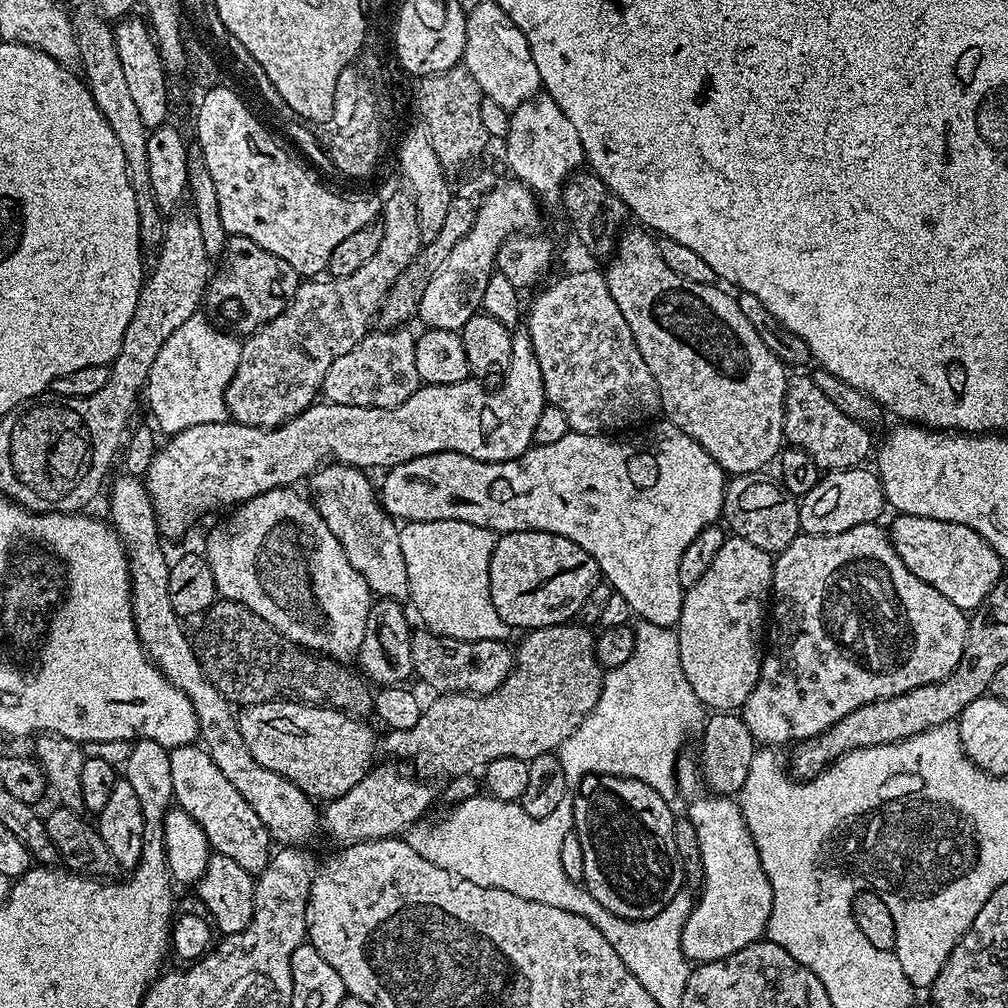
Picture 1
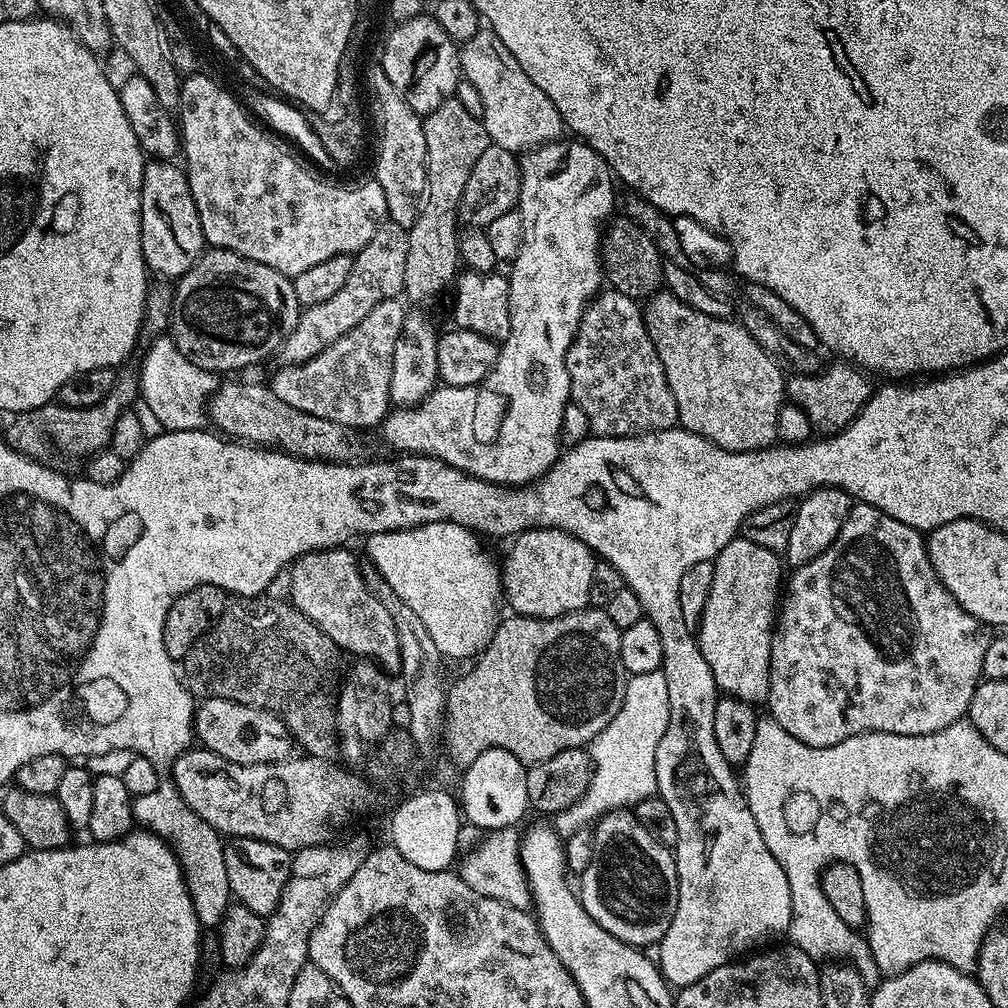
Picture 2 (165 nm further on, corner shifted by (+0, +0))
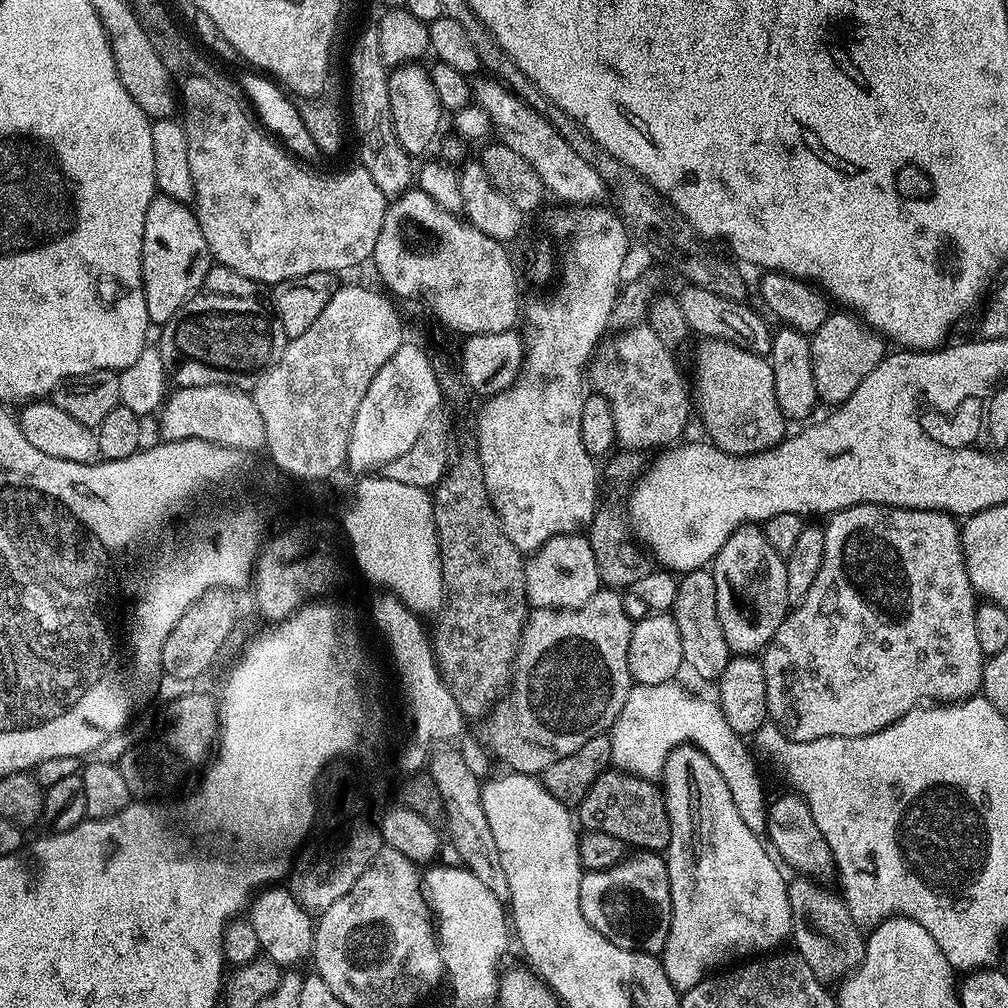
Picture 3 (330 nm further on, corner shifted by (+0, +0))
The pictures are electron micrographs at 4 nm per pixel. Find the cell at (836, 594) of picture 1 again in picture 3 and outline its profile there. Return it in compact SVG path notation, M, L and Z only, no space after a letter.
M859 504L841 512L831 513L823 525L826 538L826 554L822 558L822 570L814 578L814 586L785 616L774 638L762 650L766 670L766 702L771 723L788 735L789 740L806 742L827 736L865 736L874 734L902 718L910 710L925 702L959 702L977 695L984 683L985 654L978 646L978 630L974 626L974 614L978 603L972 590L970 574L966 574L964 551L960 541L961 525L949 512L918 510L917 508L891 508L885 504Z

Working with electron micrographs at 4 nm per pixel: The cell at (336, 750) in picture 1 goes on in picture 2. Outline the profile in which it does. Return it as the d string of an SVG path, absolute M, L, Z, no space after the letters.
M210 698L200 700L194 717L194 736L203 747L214 754L239 764L278 764L281 760L293 755L294 741L291 732L272 712L254 706L246 706L238 702L230 702L226 698Z

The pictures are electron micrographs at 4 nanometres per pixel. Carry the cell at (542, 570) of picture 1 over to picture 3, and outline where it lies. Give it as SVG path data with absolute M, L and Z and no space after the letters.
M567 532L550 538L538 551L527 557L524 573L529 605L538 608L580 608L602 585L598 574L598 562L594 562L594 550L590 550L587 535Z

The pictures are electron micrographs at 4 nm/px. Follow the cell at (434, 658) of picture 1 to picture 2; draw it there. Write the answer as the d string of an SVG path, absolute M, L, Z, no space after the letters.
M341 546L321 552L305 552L293 560L286 572L287 599L345 653L353 652L356 658L371 658L380 668L399 673L400 646L394 630L394 618L390 618L380 599L368 591L362 567L350 549Z

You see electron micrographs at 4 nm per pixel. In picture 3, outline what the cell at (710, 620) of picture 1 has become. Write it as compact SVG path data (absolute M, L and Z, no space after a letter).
M759 523L741 524L726 538L726 546L718 550L715 560L710 565L714 578L714 590L718 590L718 622L722 622L722 634L726 634L726 642L736 654L756 654L772 641L778 626L782 626L785 616L790 611L786 594L785 557L766 542L766 534Z

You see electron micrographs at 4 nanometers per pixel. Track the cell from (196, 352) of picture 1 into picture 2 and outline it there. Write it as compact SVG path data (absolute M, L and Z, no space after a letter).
M160 334L148 348L138 371L138 392L149 412L165 431L203 429L208 422L207 408L218 387L217 375L195 366L178 350L171 335Z

